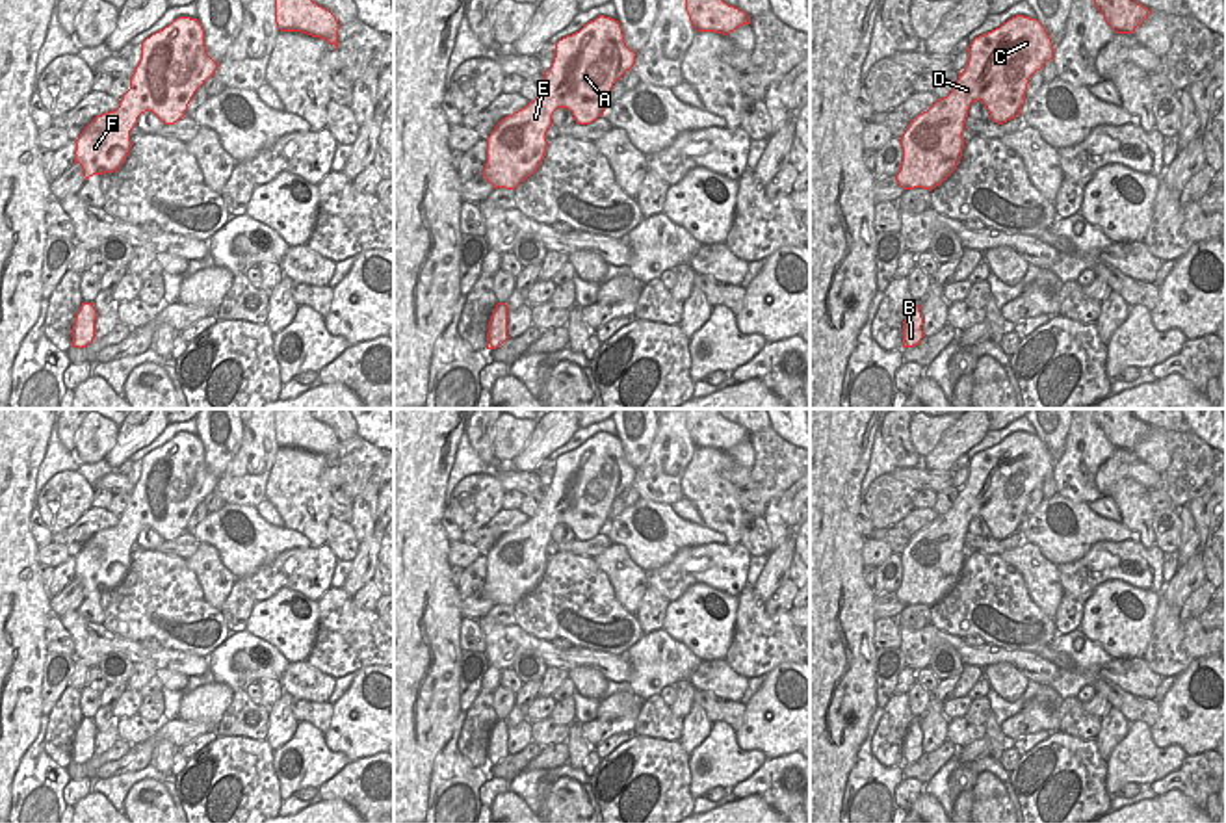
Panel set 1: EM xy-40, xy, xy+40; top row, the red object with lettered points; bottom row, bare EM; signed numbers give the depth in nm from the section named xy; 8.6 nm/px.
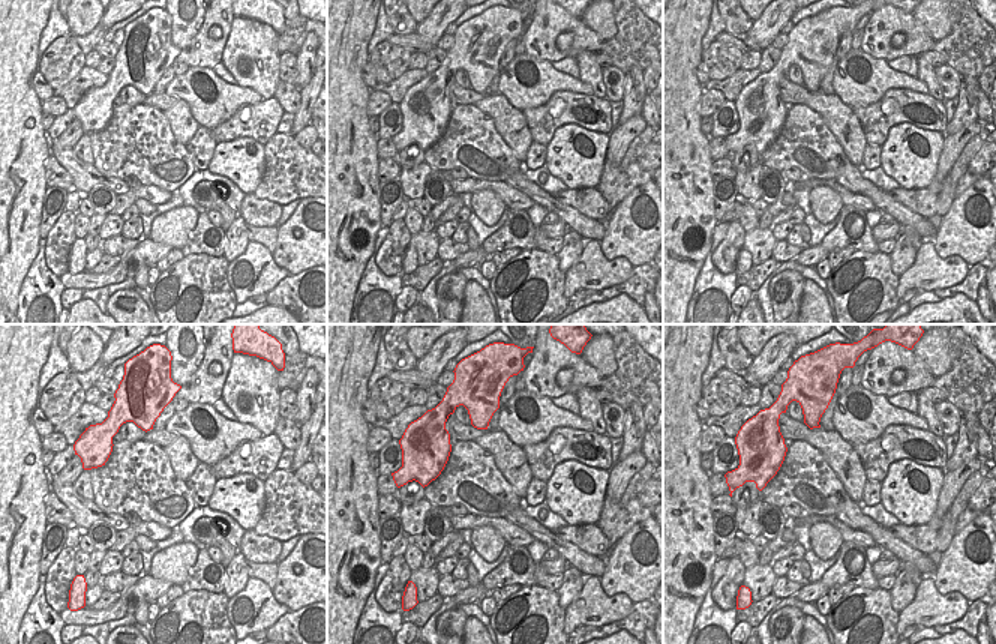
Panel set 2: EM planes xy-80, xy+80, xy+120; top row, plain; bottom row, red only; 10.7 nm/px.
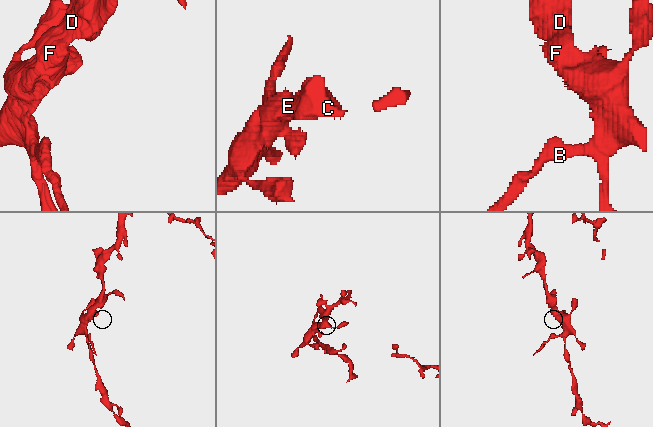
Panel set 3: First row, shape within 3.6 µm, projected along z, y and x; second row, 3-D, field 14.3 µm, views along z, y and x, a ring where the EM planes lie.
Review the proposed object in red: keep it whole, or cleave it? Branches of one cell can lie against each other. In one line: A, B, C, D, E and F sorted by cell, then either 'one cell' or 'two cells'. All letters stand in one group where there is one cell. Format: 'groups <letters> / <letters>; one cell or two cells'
groups A B C D E F; one cell

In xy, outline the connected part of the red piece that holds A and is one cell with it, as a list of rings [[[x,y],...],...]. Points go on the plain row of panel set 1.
[[[604,431],[559,455],[537,513],[503,533],[487,554],[481,587],[487,598],[494,606],[515,606],[539,585],[557,524],[570,526],[578,541],[591,541],[604,531],[613,500],[633,483],[635,472],[624,459],[619,437]]]

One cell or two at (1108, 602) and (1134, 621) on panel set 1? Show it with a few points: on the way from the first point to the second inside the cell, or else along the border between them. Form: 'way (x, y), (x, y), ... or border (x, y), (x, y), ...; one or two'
way (1113, 608), (1128, 621); one

